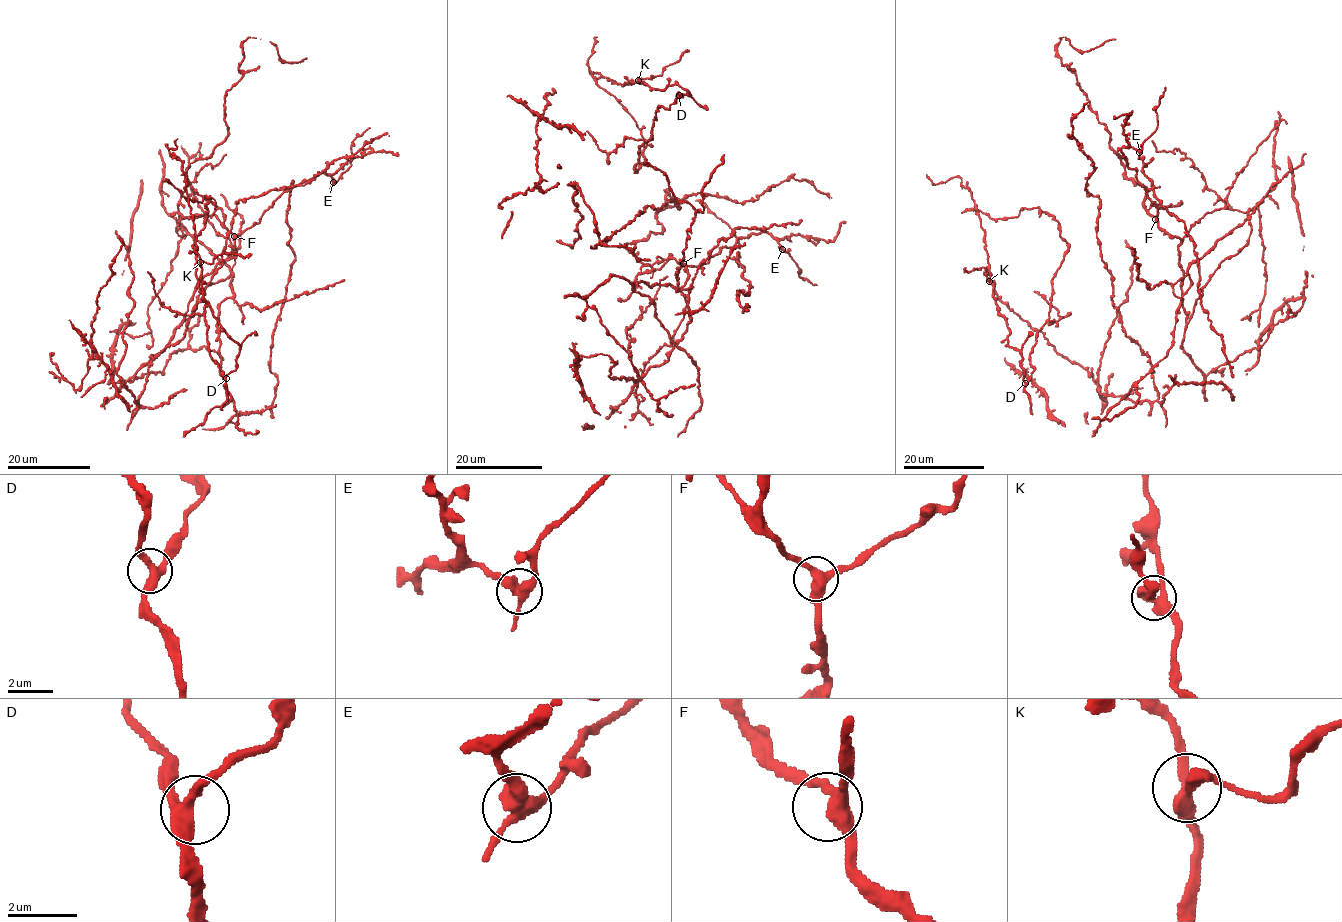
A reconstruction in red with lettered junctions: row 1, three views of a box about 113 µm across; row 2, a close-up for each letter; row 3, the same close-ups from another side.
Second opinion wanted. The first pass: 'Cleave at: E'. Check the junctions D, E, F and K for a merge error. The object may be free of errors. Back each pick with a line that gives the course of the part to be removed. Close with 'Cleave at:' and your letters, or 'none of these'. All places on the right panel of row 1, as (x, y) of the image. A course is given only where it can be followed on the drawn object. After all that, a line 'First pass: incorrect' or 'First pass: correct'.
E: Course of the part to remove: (1139, 151), (1142, 143), (1155, 129), (1156, 107), (1165, 87)
Cleave at: E
First pass: correct

